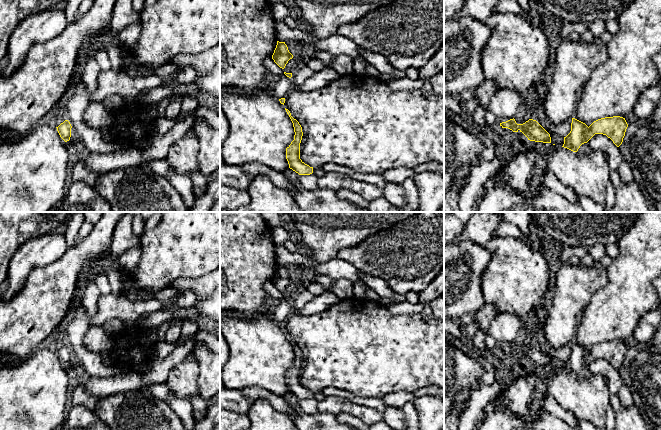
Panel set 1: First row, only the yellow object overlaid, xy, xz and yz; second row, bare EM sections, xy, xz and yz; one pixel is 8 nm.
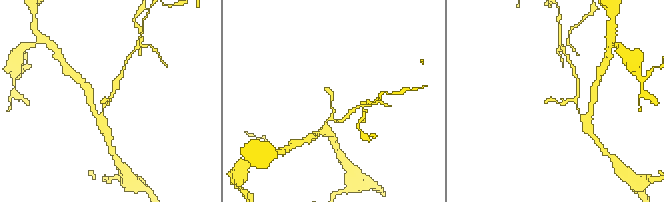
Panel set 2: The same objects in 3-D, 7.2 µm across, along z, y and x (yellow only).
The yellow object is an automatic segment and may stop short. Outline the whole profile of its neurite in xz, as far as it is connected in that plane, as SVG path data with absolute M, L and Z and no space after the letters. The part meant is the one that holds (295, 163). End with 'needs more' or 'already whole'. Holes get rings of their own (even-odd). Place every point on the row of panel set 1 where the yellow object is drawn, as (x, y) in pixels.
M286 108L285 110L293 123L295 132L294 140L286 148L286 159L288 161L289 168L298 173L299 175L310 175L313 173L313 167L305 164L300 159L300 143L303 136L302 127L299 122L291 116L290 111Z; already whole

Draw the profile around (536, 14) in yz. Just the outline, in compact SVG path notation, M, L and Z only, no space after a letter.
M529 0L529 6L530 6L531 16L534 20L534 22L541 29L544 29L544 24L543 24L543 21L542 21L542 13L540 11L539 7L536 4L536 0Z

